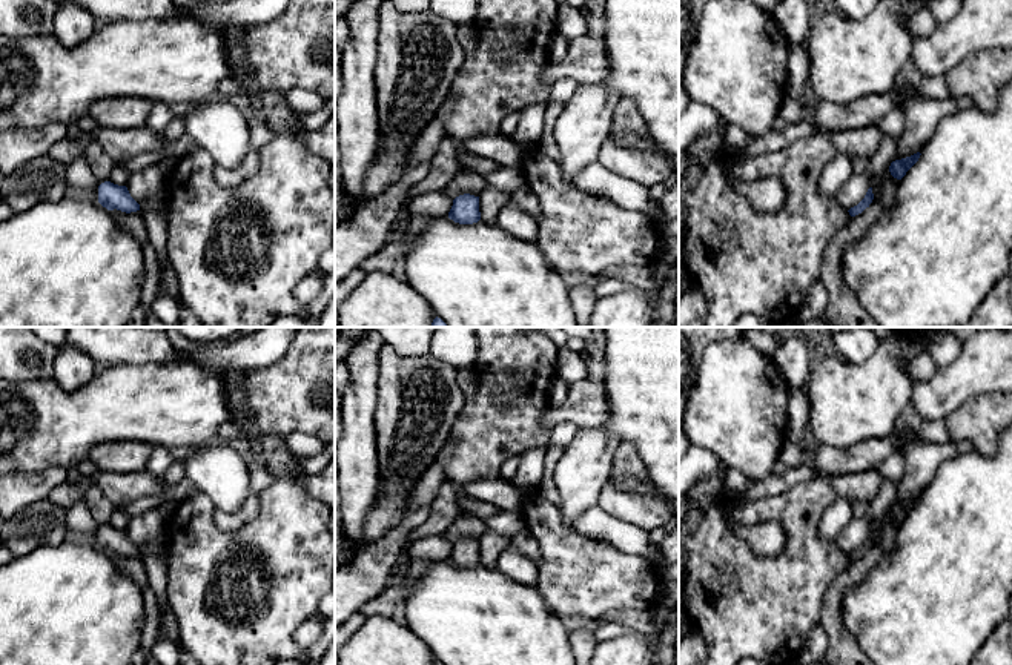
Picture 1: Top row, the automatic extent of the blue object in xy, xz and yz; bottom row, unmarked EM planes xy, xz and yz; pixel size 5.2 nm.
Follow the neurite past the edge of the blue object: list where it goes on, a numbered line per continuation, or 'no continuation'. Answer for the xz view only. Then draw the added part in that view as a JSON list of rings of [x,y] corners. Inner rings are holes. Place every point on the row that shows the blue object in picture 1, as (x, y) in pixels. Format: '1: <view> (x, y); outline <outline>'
no continuation

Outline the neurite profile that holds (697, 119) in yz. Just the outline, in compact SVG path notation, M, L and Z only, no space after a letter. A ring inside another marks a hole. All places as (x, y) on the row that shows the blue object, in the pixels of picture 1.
M690 101L688 108L679 114L679 151L686 149L702 134L722 132L725 135L728 126L714 109Z

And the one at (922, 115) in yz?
M898 83L900 108L905 114L905 126L895 138L895 160L911 157L926 147L940 121L957 111L955 98L926 98L911 84Z

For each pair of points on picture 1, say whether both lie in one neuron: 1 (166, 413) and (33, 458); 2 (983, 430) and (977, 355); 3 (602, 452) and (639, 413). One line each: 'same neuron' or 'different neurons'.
1: same neuron
2: different neurons
3: different neurons

